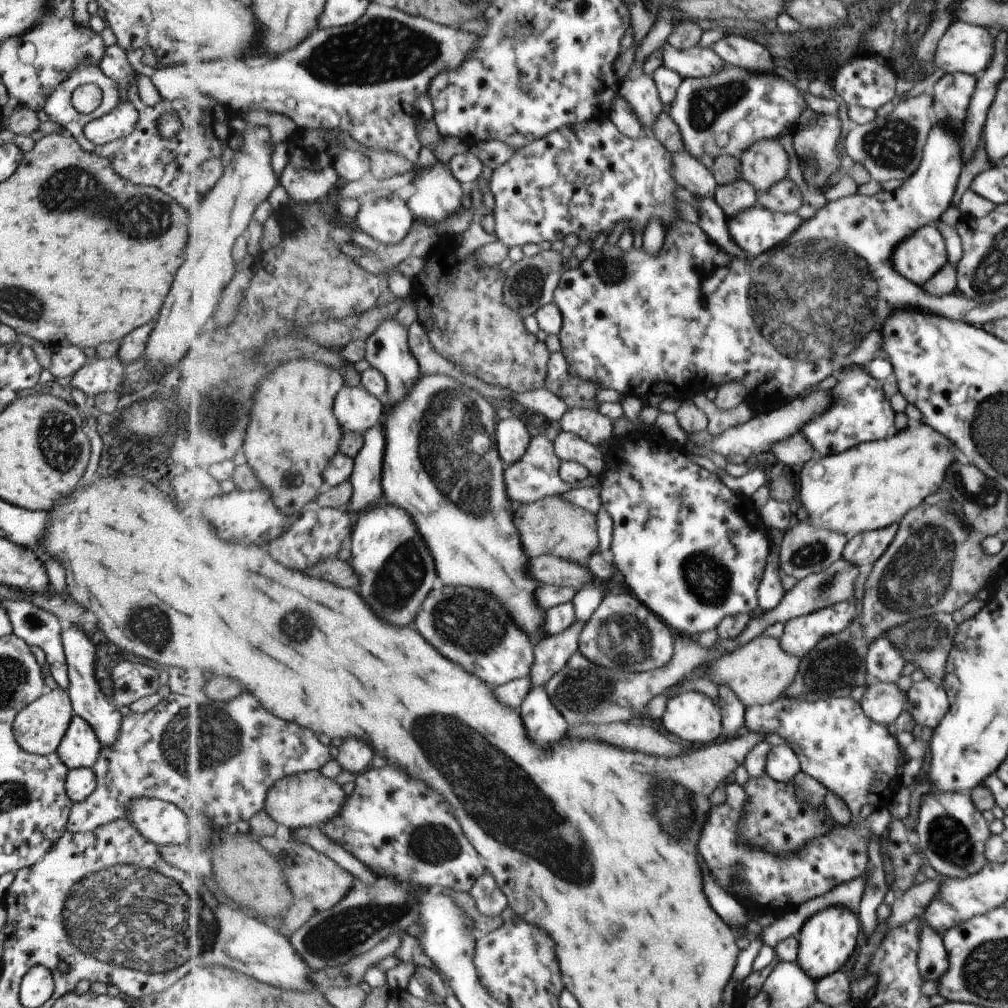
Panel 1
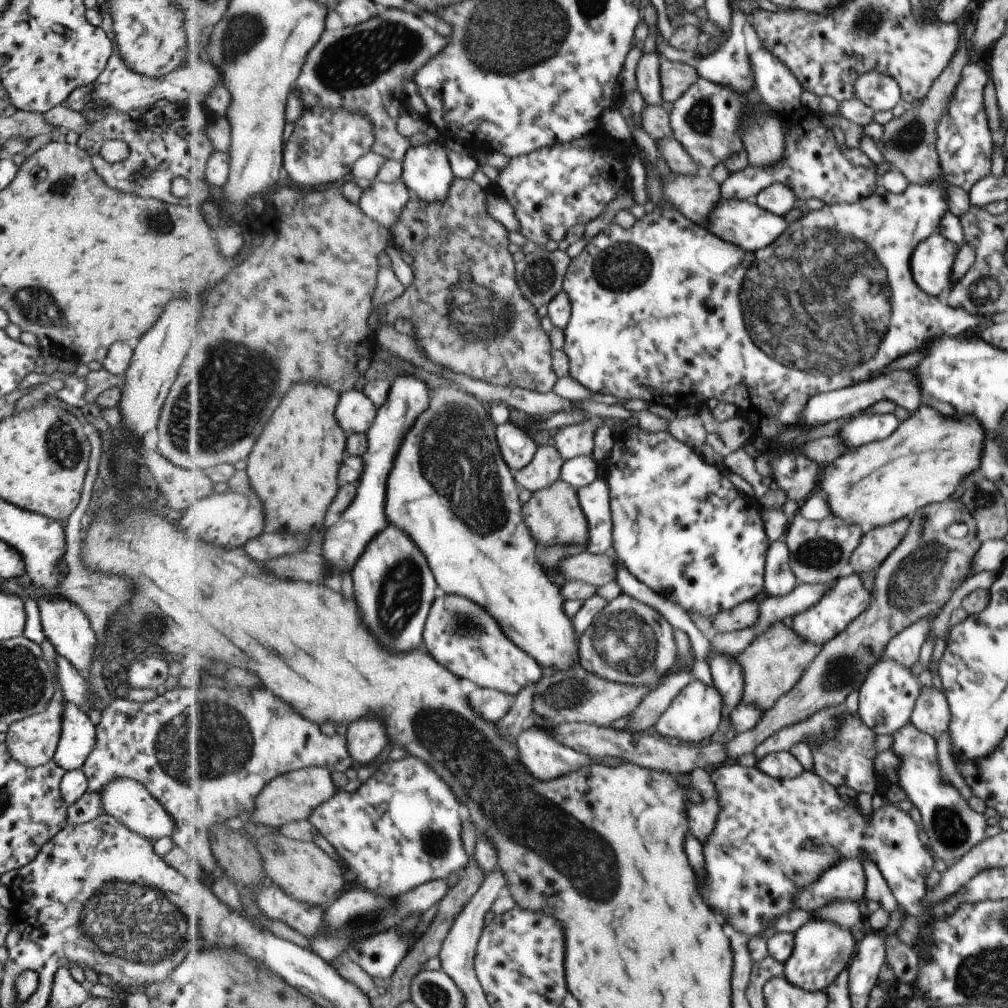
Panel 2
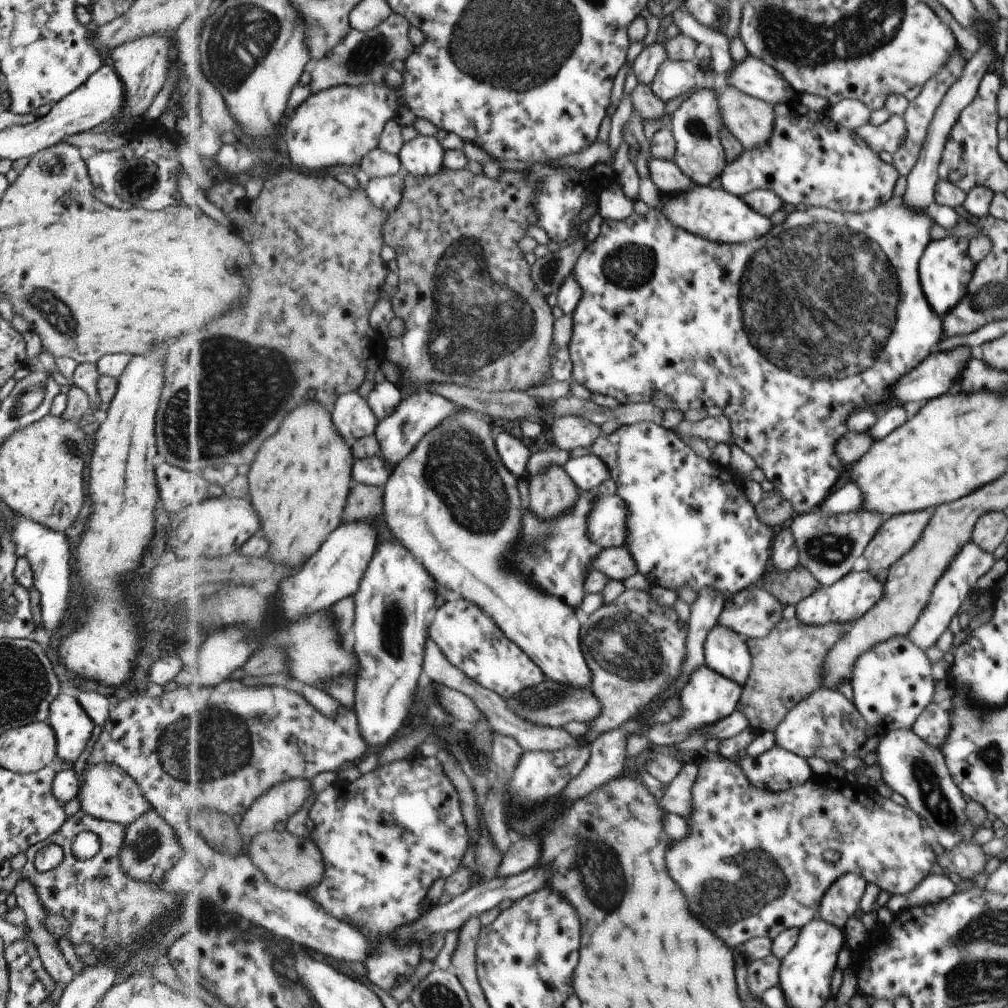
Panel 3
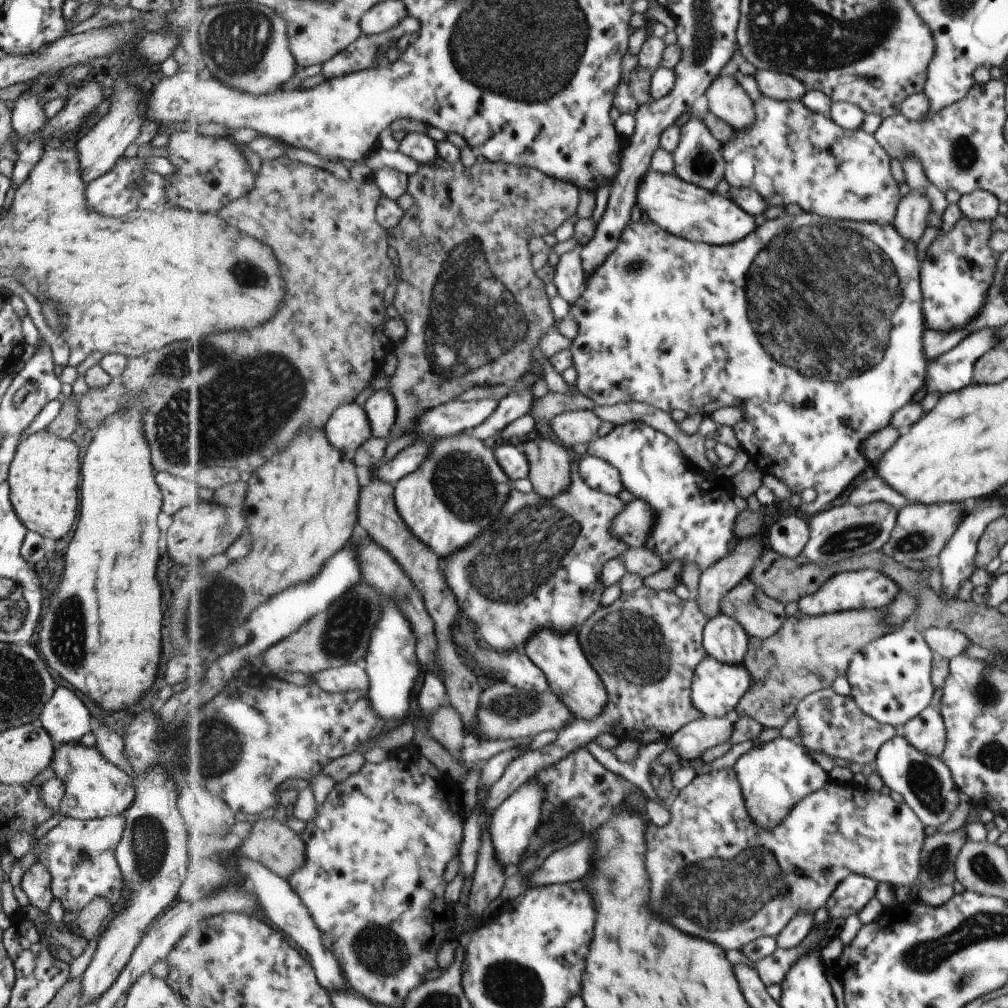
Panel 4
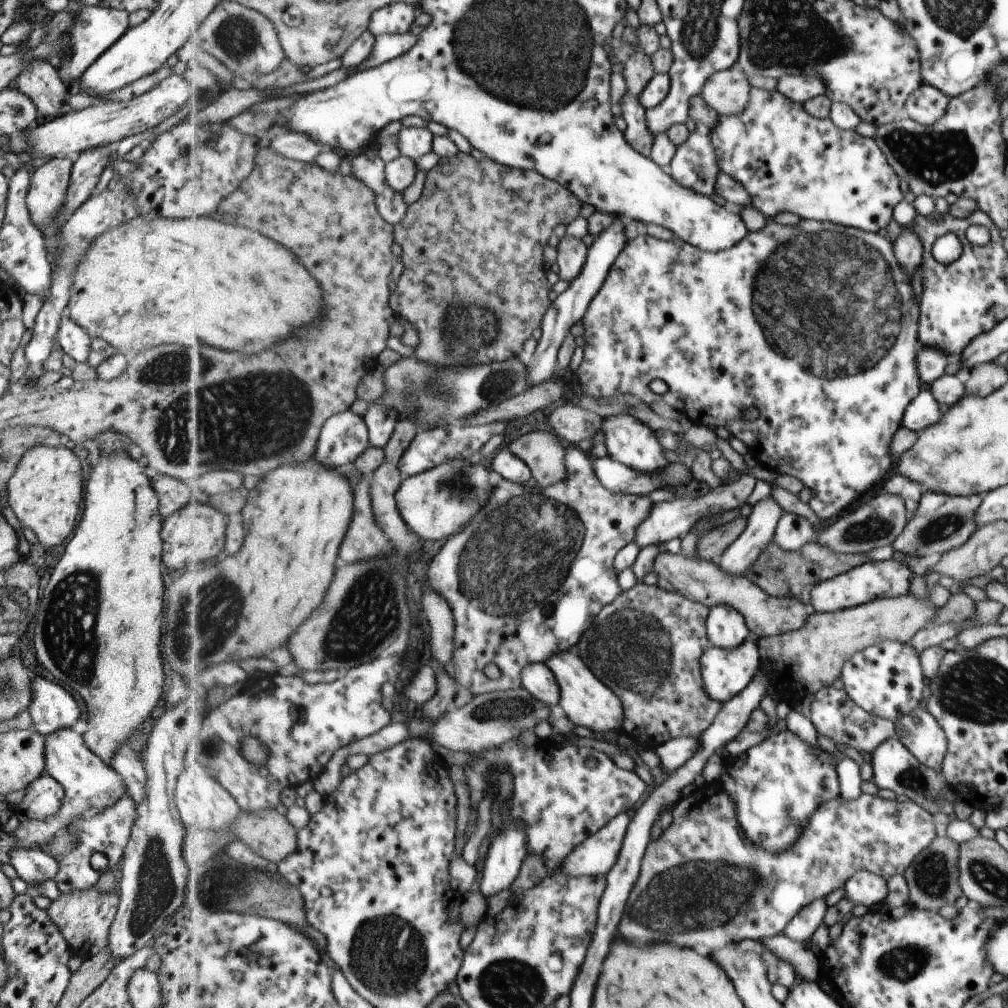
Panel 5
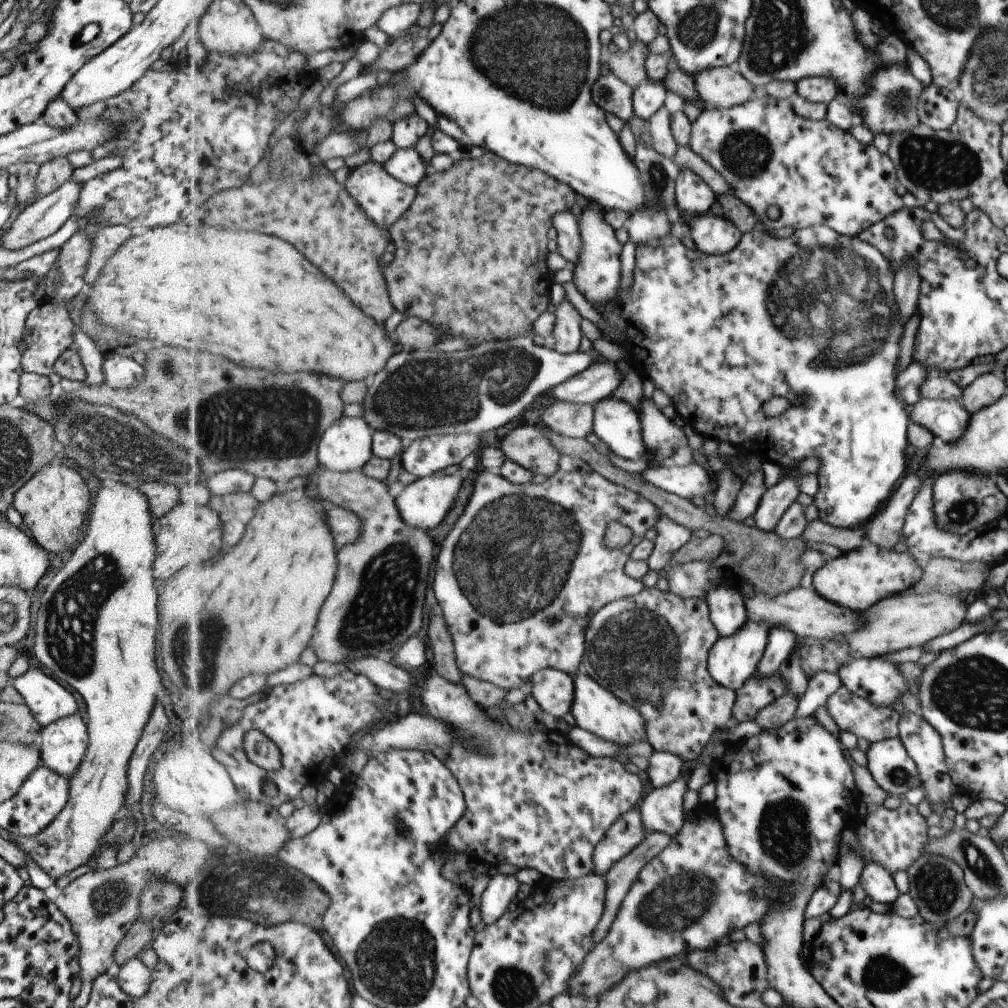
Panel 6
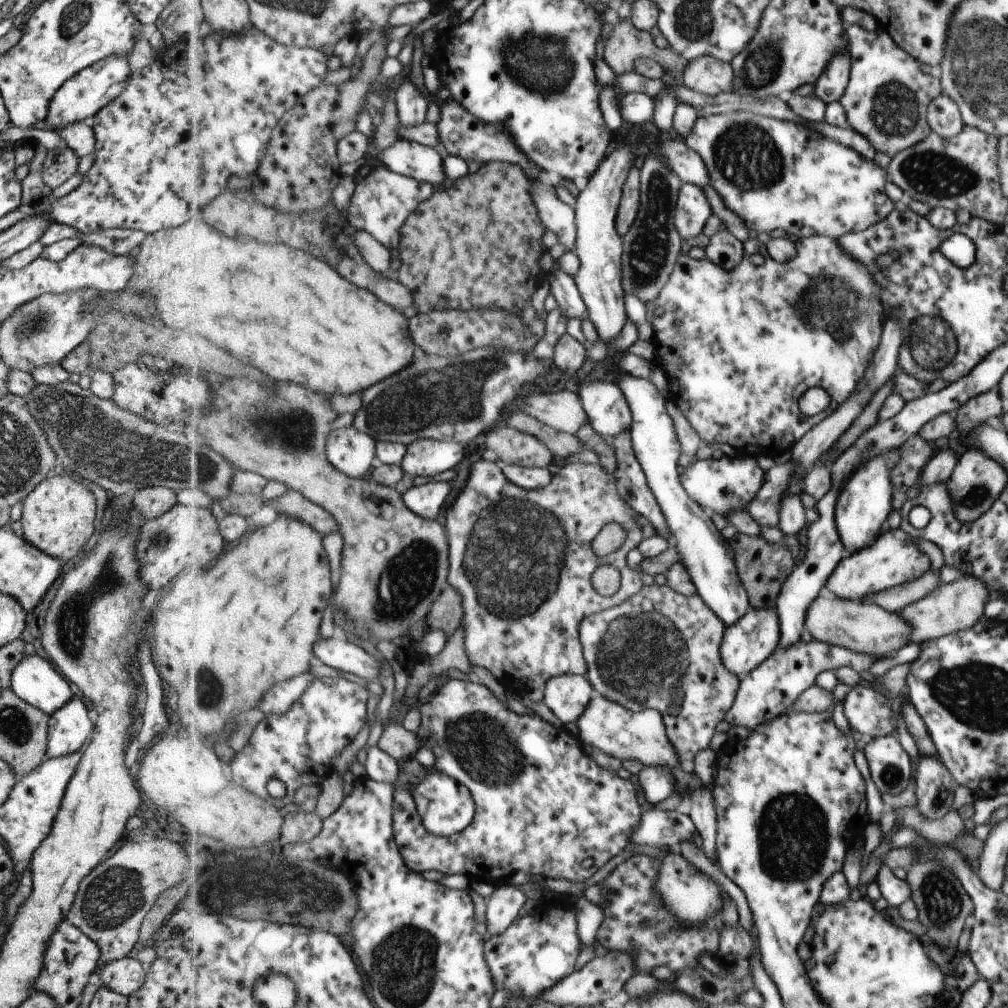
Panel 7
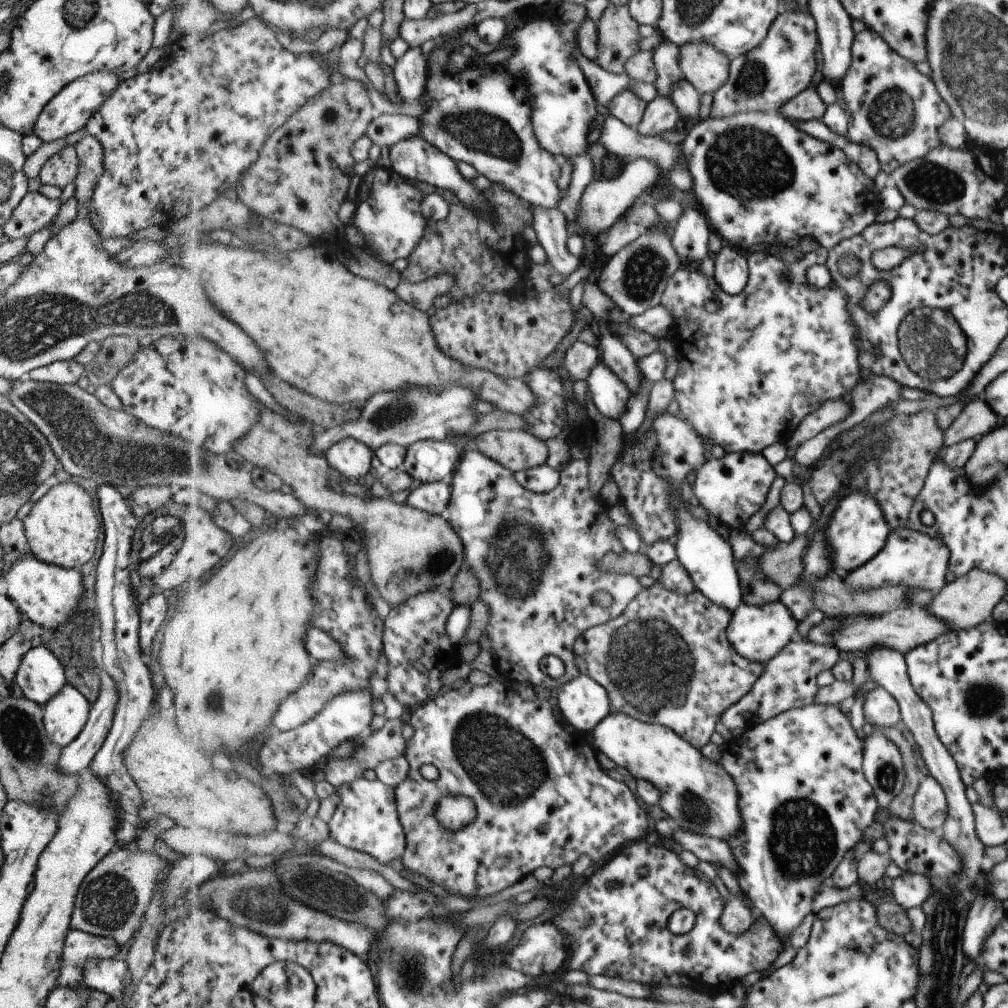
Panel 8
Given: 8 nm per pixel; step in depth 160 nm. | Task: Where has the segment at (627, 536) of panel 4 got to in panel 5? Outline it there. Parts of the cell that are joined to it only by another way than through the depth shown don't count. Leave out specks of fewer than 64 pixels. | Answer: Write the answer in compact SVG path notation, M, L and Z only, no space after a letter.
M744 474L726 485L710 490L707 495L700 496L699 498L685 497L669 502L655 503L652 508L652 514L640 526L634 543L639 544L641 548L645 548L651 545L667 544L673 538L687 536L691 532L691 529L696 526L696 523L704 517L708 515L720 515L721 513L739 509L741 506L748 504L749 497L753 494L757 481L758 478L755 474L751 476Z

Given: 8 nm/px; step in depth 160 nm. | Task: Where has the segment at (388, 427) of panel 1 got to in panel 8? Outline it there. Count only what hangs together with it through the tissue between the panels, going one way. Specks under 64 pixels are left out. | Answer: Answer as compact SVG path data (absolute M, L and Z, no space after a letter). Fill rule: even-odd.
M450 481L423 483L408 496L407 503L412 508L435 515L446 514L453 498L453 485ZM615 712L609 714L595 730L591 730L591 744L604 753L617 766L626 769L636 779L653 782L661 790L661 809L667 814L667 820L674 830L689 830L695 834L709 834L713 838L729 841L743 831L743 814L739 808L737 784L733 776L709 758L703 752L683 740L671 728L663 724L644 722L637 718Z

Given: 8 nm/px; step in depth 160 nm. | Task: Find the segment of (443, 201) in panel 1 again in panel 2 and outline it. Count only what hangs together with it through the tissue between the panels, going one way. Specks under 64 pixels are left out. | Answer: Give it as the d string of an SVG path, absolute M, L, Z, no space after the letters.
M441 139L425 142L408 150L402 163L402 180L424 201L445 200L456 182L449 158L449 150Z

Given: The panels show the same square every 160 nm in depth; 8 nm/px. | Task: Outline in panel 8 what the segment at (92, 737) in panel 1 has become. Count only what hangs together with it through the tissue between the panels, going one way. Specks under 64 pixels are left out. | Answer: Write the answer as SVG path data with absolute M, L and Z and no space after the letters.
M41 646L31 648L23 658L21 658L12 681L12 684L19 687L24 699L41 706L45 704L49 698L53 698L66 684L65 674L63 674L63 668L61 668L59 660Z

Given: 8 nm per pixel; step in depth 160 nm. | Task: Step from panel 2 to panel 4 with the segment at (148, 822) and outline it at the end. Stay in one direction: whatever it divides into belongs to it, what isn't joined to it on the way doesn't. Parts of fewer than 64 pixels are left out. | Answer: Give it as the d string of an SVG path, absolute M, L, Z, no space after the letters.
M63 743L55 747L50 762L50 767L64 786L64 795L61 797L58 808L55 813L61 816L88 821L104 816L121 815L122 812L131 804L134 797L134 784L130 776L127 776L120 768L111 764L94 746L83 747L78 743Z

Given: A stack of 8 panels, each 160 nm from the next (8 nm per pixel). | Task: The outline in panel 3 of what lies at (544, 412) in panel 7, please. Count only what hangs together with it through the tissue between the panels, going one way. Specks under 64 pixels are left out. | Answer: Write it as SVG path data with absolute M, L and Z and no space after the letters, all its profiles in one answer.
M575 415L556 417L549 422L557 448L566 451L578 446L589 446L601 436L601 425Z

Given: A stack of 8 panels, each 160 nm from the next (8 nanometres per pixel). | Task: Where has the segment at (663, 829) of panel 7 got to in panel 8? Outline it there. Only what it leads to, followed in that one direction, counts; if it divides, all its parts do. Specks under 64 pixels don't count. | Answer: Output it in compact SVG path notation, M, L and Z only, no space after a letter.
M674 830L672 840L683 850L690 851L700 861L706 861L715 868L729 868L740 876L739 864L729 841L713 838L709 834L695 834L689 830Z

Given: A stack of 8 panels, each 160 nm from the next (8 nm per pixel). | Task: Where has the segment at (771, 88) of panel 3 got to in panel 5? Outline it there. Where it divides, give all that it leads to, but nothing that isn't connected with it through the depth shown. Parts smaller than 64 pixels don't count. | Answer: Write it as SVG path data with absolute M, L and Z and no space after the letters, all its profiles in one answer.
M787 75L778 79L777 90L791 100L805 104L816 96L825 95L827 87L820 76Z

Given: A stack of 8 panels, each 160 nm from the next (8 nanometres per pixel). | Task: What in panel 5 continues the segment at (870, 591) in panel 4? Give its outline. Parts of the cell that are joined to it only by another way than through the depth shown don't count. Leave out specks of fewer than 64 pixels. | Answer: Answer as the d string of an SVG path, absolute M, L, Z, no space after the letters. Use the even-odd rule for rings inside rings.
M924 491L918 504L917 512L906 521L901 534L894 538L891 548L908 556L929 556L943 554L963 546L977 531L974 515L980 506L982 495L948 495L942 492ZM893 559L865 561L854 565L846 573L819 581L811 589L811 604L820 613L834 613L868 603L873 599L901 596L908 592L909 579L912 576L911 568Z

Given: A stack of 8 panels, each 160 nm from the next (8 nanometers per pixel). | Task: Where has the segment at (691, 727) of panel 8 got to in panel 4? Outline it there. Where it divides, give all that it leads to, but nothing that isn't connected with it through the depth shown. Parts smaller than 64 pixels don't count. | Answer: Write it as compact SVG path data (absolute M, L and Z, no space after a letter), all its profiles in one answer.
M644 584L635 592L623 592L621 598L613 604L602 605L587 623L582 624L577 632L578 639L592 667L604 680L604 685L608 688L610 703L603 715L591 720L575 720L573 724L557 732L557 738L553 743L540 749L527 751L509 763L501 778L490 787L490 793L486 796L484 803L475 806L475 810L467 816L460 850L462 860L460 874L464 880L473 874L475 866L478 865L483 837L490 828L494 812L525 783L531 781L538 771L557 764L578 748L586 747L603 732L614 734L621 741L632 740L643 745L651 744L669 740L684 726L705 717L704 712L693 704L692 684L696 678L696 668L708 656L704 647L704 630L709 621L708 614L700 607L695 598L684 599L675 591L653 590Z

